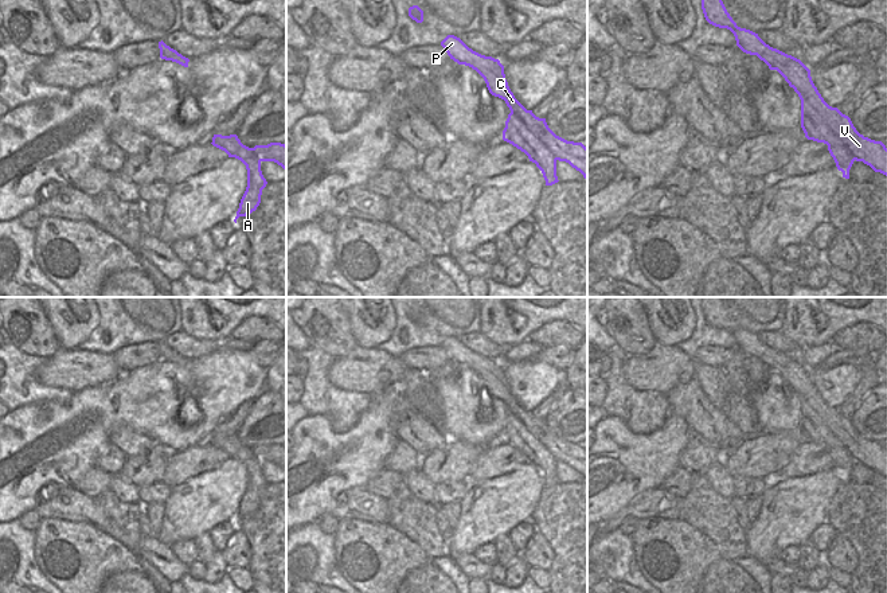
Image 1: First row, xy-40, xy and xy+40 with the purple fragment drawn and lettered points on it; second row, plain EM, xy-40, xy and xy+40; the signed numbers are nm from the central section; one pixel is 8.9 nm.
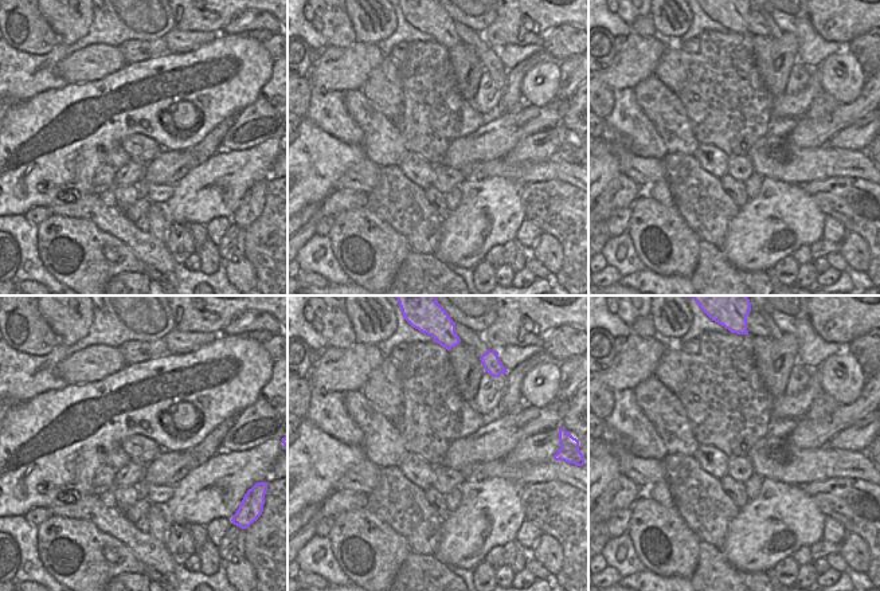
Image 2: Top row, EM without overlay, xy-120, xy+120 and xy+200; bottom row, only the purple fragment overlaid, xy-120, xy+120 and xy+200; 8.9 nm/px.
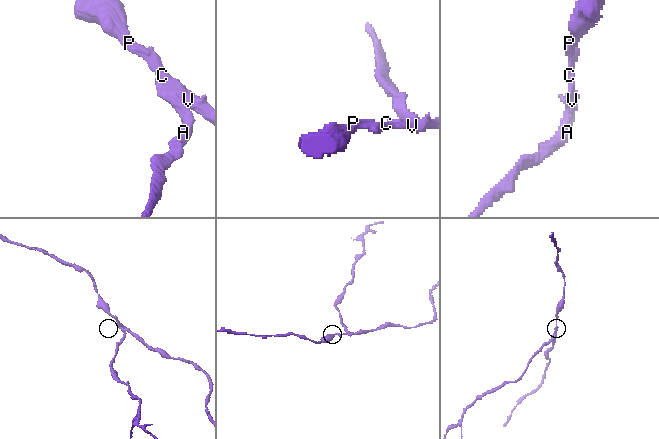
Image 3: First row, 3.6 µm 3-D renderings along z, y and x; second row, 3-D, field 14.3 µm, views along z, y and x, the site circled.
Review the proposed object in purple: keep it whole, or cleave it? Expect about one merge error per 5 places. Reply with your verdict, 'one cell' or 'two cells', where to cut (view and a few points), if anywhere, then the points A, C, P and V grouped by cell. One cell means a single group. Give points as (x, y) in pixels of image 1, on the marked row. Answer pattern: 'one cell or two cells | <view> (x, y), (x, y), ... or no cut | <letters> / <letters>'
two cells | xy+40 (800, 96), (817, 112), (855, 159) | A / C P V

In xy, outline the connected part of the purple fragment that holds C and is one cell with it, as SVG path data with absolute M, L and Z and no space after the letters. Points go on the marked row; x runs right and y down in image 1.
M448 35L441 46L450 59L476 70L485 81L489 93L503 98L512 113L515 113L527 128L554 153L559 161L568 163L587 180L587 148L582 143L567 141L556 136L547 125L546 118L536 117L527 110L511 91L504 74L504 66L499 59L481 55L469 48L460 38Z

